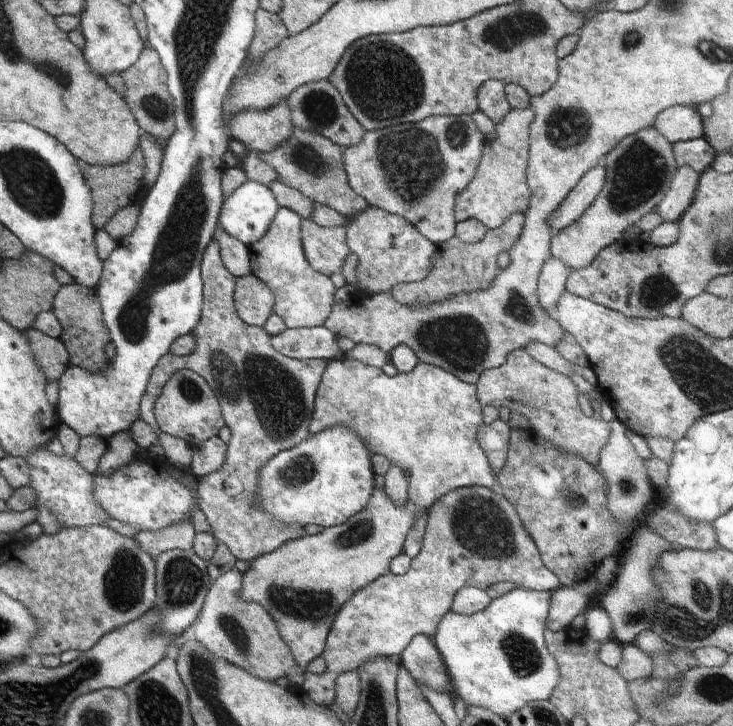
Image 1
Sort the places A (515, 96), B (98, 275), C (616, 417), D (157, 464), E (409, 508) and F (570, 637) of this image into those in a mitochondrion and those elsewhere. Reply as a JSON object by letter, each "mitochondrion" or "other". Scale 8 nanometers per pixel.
{"A":"other","B":"other","C":"other","D":"other","E":"other","F":"other"}

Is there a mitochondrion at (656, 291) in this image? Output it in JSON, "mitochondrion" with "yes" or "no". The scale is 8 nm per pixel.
{"mitochondrion":"yes"}

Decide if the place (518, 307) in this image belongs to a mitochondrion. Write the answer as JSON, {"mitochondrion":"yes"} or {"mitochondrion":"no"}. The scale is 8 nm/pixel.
{"mitochondrion":"yes"}

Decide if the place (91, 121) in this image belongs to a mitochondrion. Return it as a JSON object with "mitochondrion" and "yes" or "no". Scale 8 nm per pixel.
{"mitochondrion":"no"}

